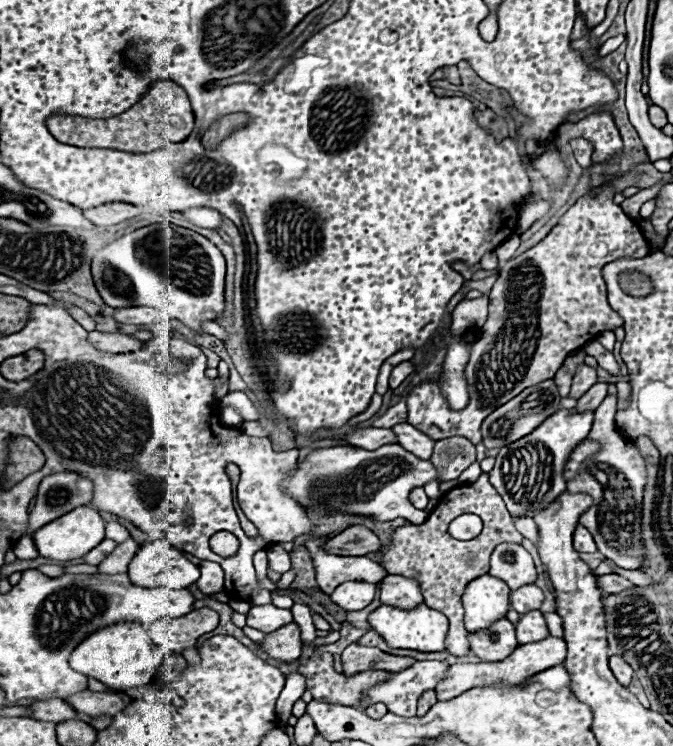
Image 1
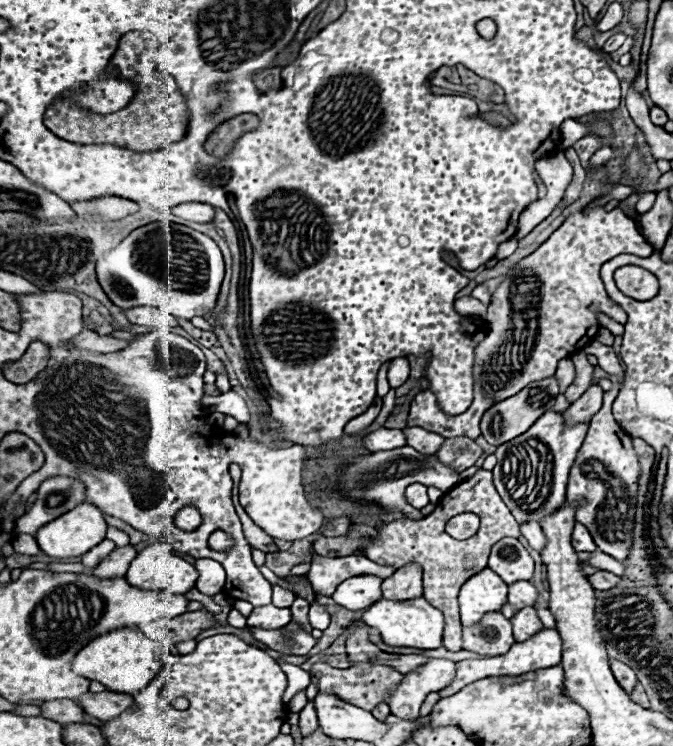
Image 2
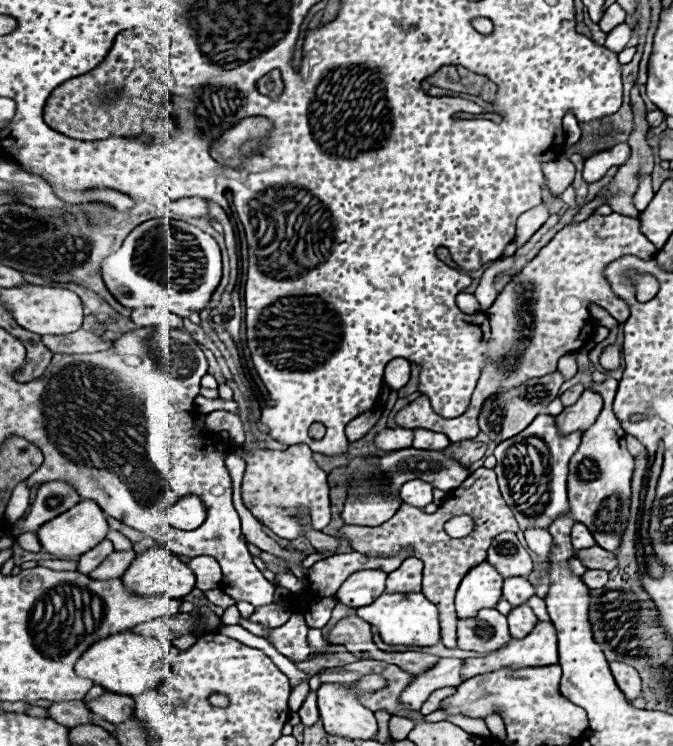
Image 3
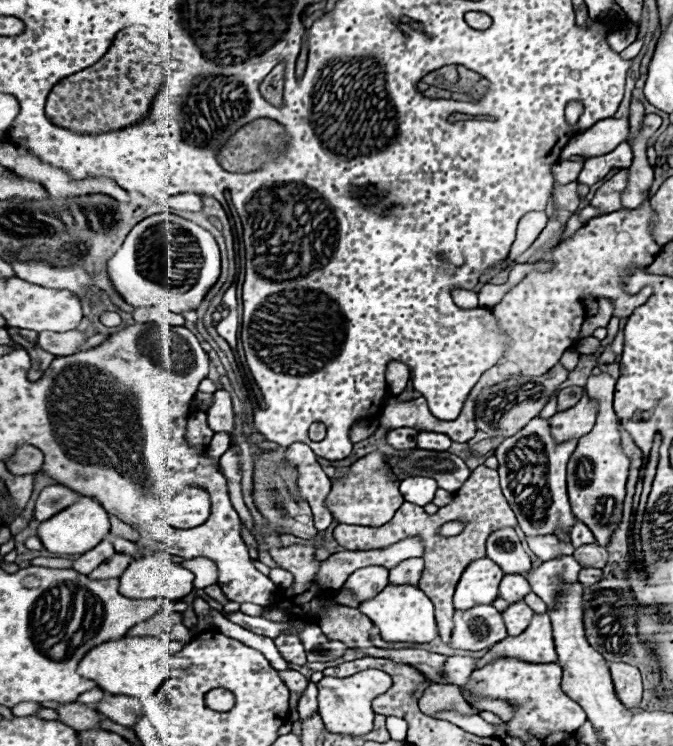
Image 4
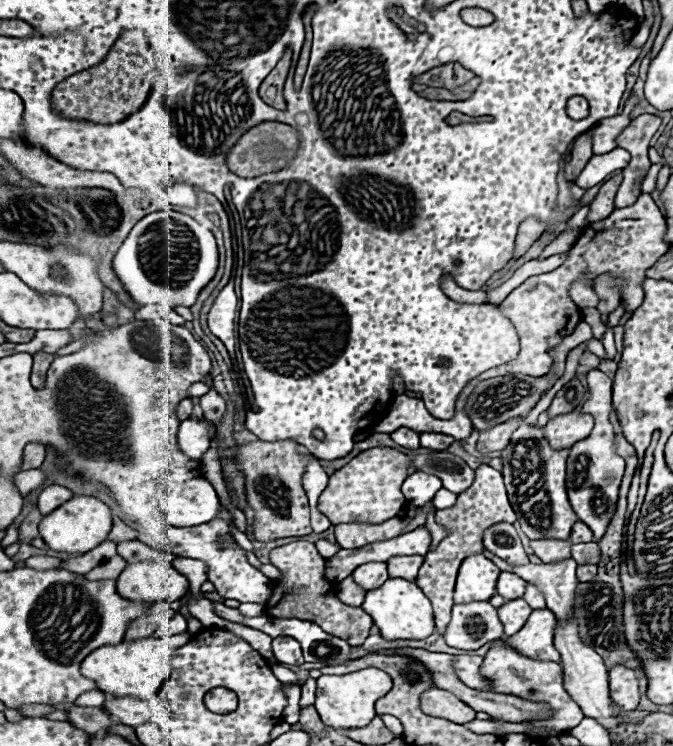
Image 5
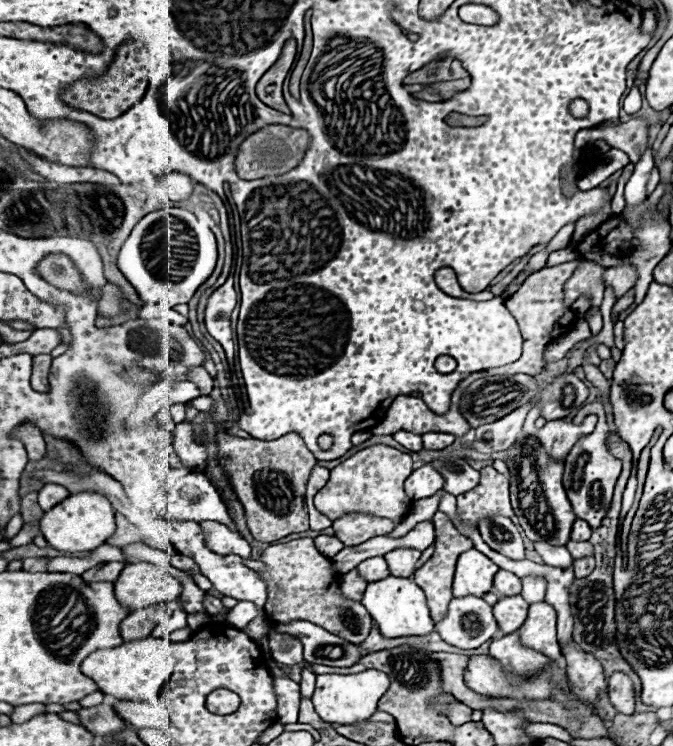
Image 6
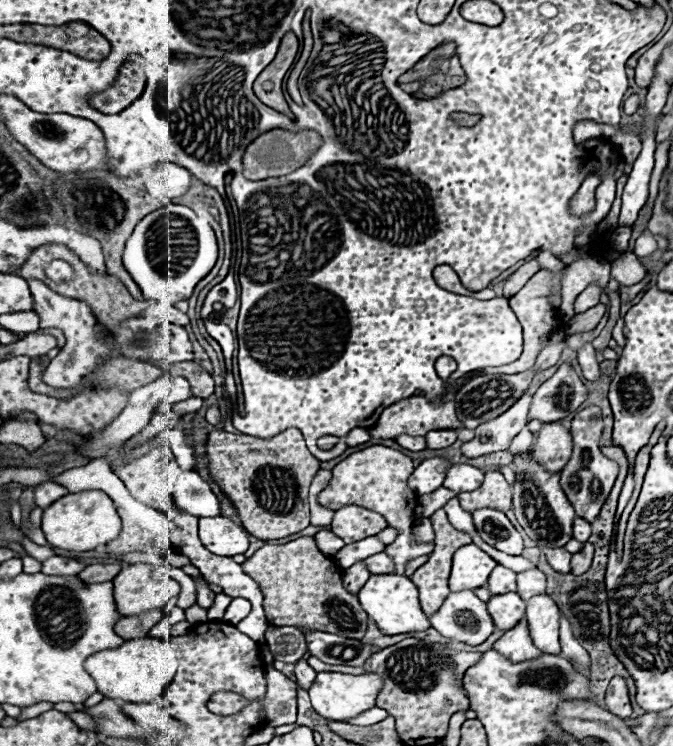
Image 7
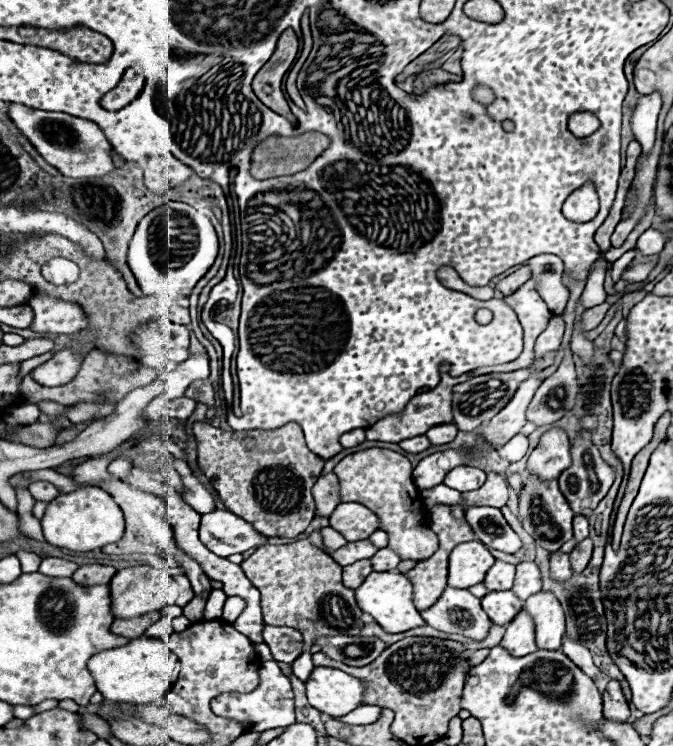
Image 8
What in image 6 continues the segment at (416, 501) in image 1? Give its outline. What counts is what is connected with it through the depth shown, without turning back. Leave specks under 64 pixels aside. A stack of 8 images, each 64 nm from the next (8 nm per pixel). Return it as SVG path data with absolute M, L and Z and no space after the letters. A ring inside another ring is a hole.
M424 464L408 476L404 488L412 500L422 500L436 494L442 488L442 482L444 482L442 474L432 464Z

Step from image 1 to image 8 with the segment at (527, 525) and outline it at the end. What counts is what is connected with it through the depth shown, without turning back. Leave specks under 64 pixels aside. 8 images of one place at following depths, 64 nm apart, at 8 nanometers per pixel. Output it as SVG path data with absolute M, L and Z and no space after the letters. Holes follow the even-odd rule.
M554 554L550 558L550 578L556 582L566 582L566 578L572 578L574 570L570 568L568 554Z

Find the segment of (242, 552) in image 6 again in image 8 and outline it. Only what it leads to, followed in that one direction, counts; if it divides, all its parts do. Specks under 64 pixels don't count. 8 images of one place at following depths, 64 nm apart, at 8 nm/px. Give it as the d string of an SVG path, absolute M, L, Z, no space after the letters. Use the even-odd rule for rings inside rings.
M214 508L212 512L202 514L200 540L214 554L224 558L268 544L268 538L262 536L250 522L244 522L244 518L224 508Z

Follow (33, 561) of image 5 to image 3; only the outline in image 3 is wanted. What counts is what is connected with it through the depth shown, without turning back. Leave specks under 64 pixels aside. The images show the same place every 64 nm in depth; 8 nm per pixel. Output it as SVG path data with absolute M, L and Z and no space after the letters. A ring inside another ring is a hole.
M38 560L38 566L50 568L50 570L76 570L76 562L72 560Z

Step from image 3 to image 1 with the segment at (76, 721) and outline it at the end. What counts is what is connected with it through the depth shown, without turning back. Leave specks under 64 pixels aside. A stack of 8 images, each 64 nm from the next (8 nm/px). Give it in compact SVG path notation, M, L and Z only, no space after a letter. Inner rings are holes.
M50 698L50 700L40 700L34 702L32 706L32 714L30 718L36 720L46 720L46 722L66 722L66 720L78 720L78 712L68 706L68 702L62 702L58 698Z

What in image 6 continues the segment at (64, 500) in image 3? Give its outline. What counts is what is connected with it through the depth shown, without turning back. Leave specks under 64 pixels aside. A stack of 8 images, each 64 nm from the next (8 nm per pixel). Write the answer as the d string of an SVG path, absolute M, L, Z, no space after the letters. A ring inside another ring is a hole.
M44 484L38 490L38 504L46 512L46 510L50 510L52 506L56 506L58 502L62 502L68 496L70 496L70 492L64 486L60 486L60 484Z

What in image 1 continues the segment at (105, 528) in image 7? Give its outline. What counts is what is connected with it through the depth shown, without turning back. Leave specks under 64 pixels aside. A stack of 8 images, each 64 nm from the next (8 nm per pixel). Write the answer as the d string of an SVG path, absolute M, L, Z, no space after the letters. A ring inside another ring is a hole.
M78 506L76 510L64 514L64 518L56 518L56 522L48 522L48 526L42 526L32 534L34 544L44 558L52 560L74 560L88 554L96 544L104 540L104 520L98 510L90 506Z

